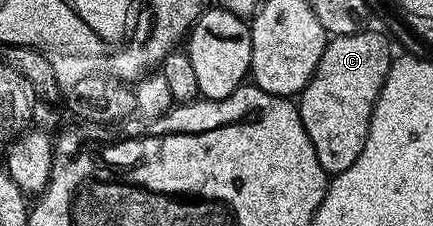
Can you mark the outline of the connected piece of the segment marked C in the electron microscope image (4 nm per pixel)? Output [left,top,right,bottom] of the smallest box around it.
[296,28,392,175]

